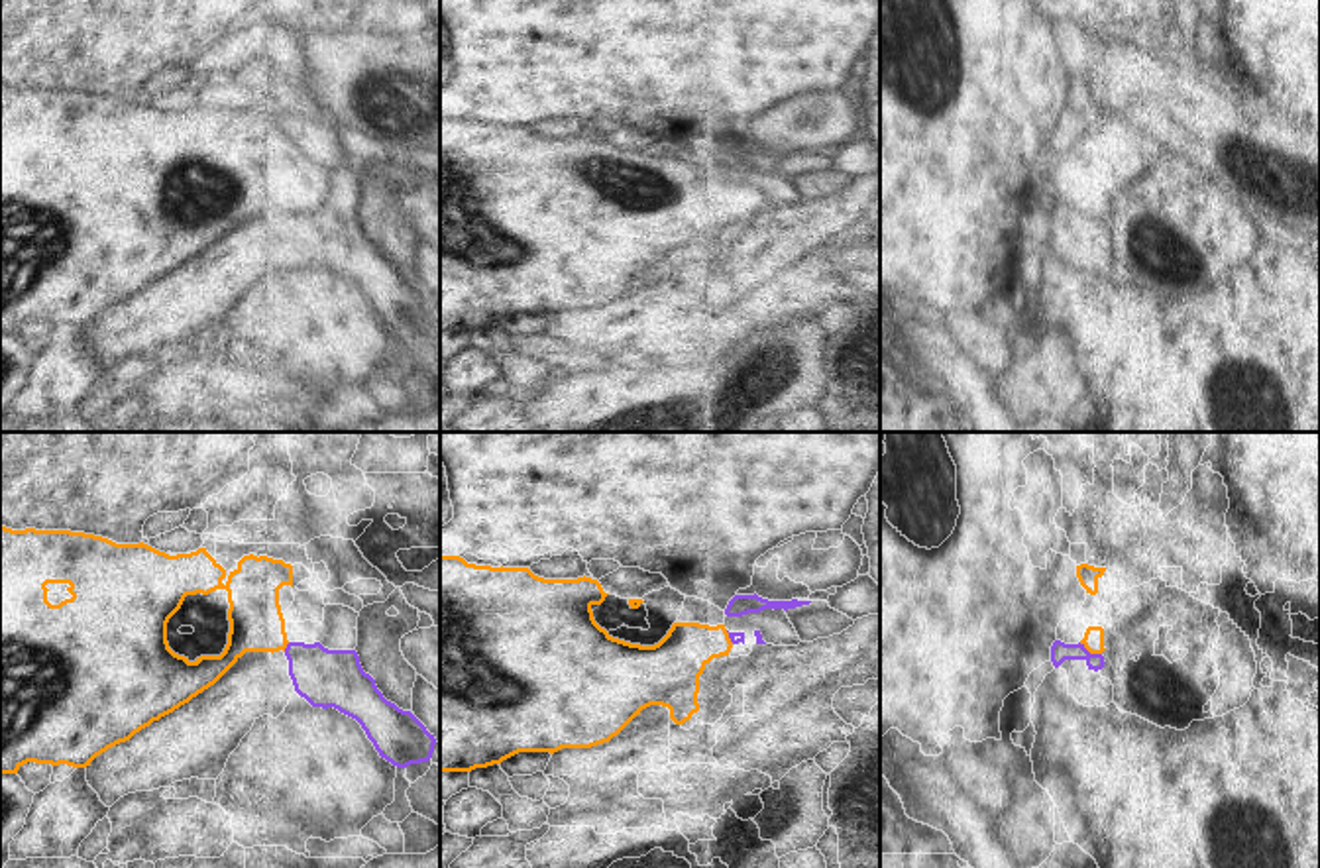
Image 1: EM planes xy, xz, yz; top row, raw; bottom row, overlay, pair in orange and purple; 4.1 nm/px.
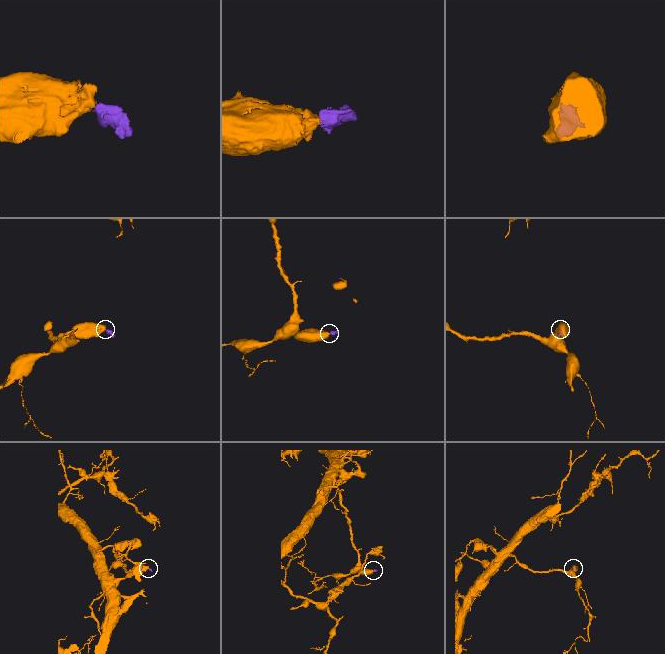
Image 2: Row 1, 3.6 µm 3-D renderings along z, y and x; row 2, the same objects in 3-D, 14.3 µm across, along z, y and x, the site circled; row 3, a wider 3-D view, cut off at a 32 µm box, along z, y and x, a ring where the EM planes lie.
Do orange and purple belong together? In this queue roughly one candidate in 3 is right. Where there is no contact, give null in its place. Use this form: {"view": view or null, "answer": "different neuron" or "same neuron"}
{"view": "yz", "answer": "different neuron"}

